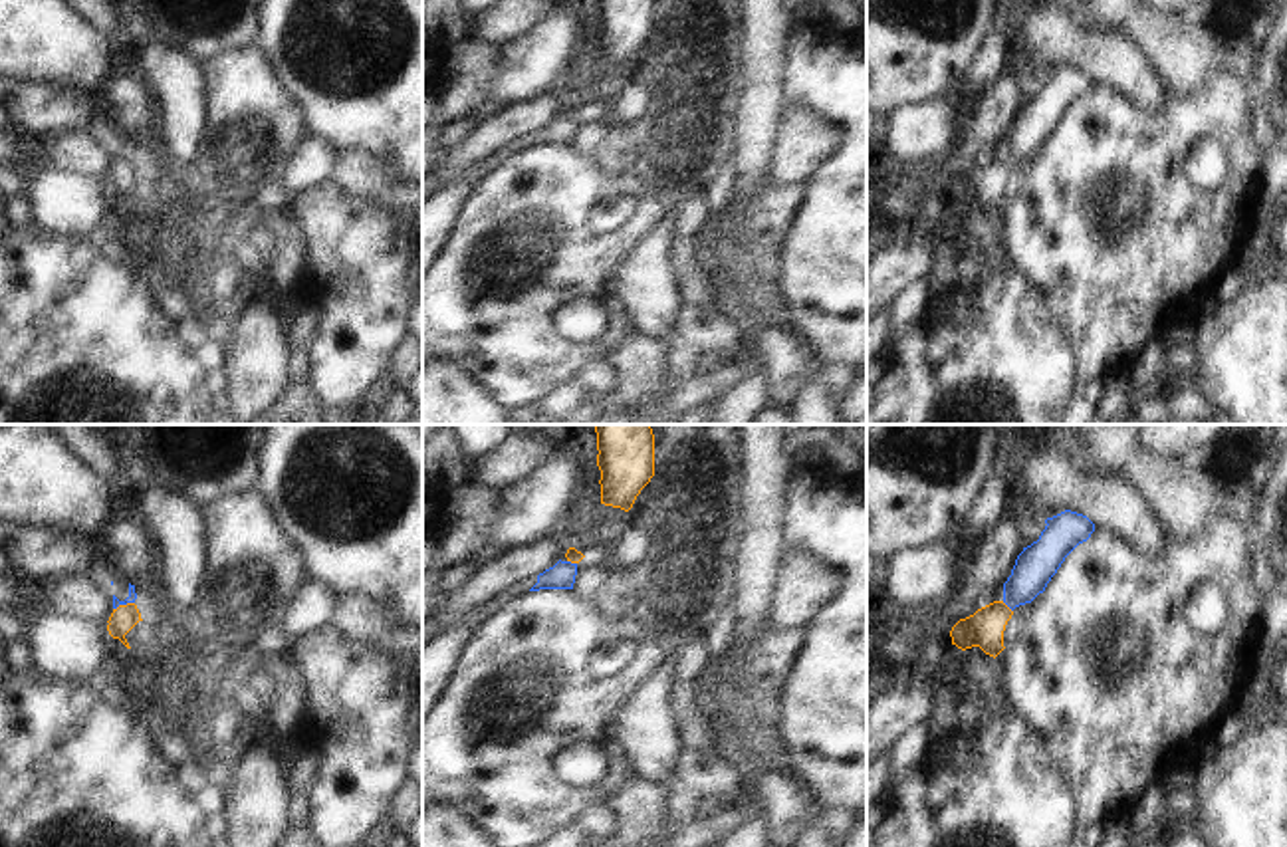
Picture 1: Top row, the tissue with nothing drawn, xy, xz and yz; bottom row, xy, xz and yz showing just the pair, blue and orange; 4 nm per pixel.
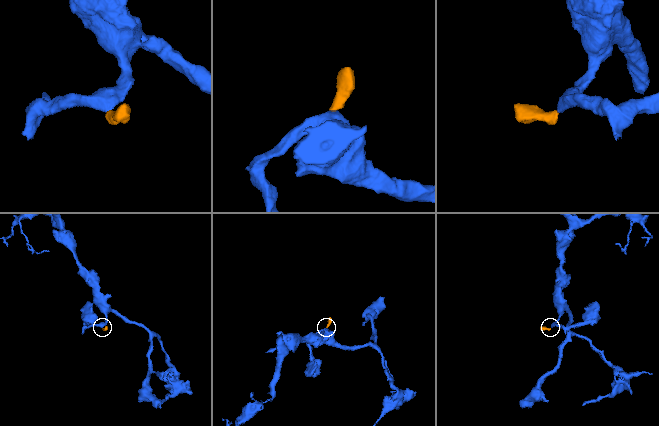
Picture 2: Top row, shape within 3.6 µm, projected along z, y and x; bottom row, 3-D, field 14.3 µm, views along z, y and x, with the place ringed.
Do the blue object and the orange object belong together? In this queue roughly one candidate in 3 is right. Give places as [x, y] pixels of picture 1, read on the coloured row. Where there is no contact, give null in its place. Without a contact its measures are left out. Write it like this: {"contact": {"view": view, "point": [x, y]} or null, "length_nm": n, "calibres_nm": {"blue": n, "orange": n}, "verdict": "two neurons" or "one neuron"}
{"contact": {"view": "xy", "point": [123, 604]}, "length_nm": 90, "calibres_nm": {"blue": 40, "orange": 100}, "verdict": "one neuron"}

